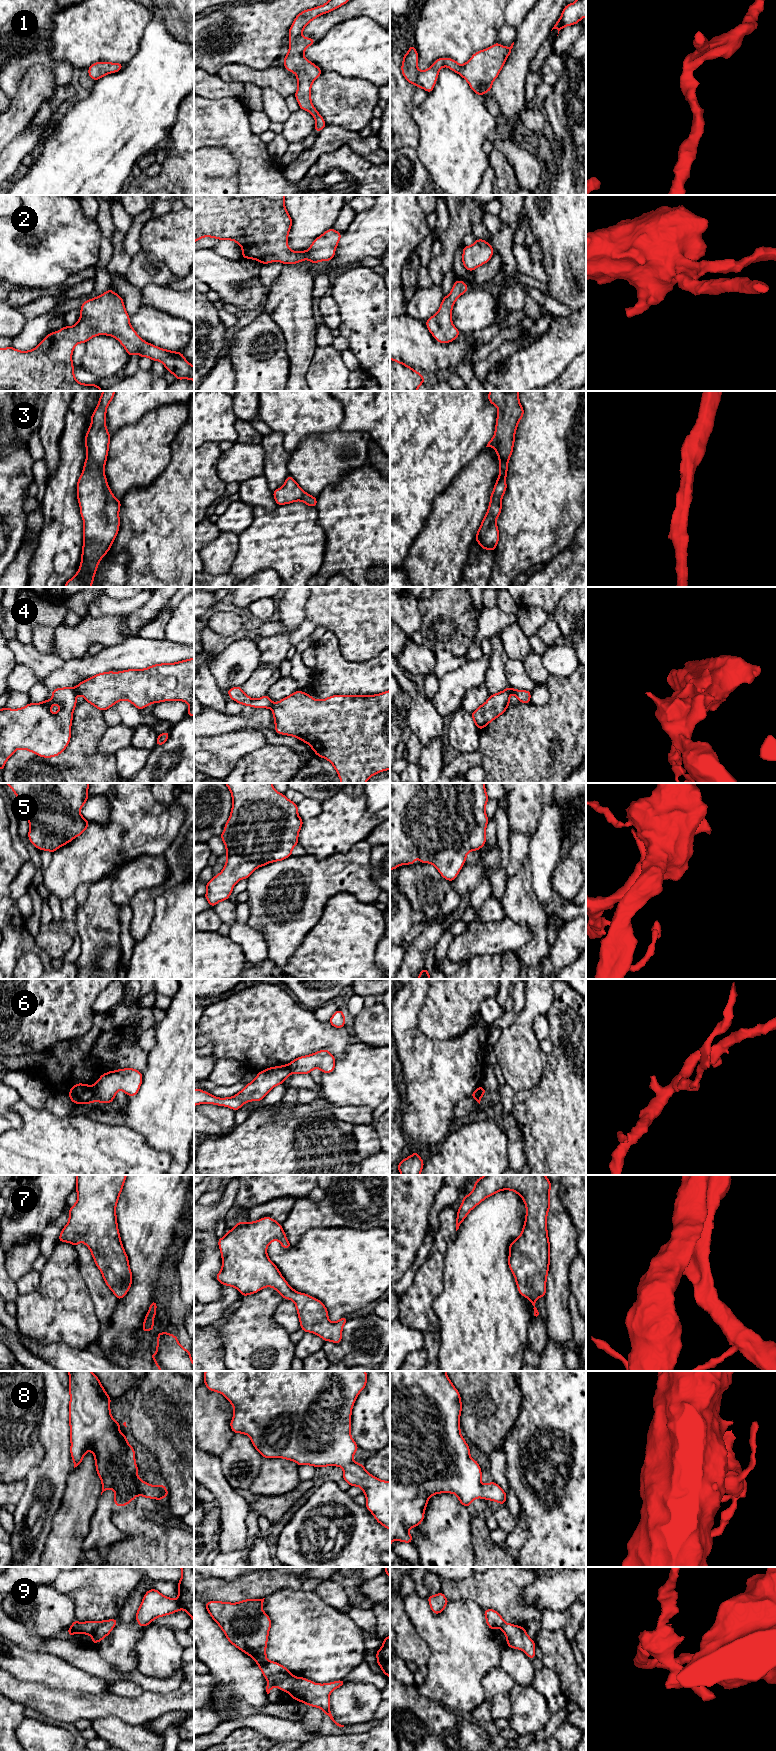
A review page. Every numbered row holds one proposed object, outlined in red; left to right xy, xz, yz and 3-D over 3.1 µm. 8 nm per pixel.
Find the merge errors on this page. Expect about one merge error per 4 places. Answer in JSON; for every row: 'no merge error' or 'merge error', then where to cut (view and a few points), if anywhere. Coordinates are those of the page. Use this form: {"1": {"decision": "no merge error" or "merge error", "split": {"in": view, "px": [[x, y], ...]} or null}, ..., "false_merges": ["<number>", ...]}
{"1": {"decision": "no merge error", "split": null}, "2": {"decision": "no merge error", "split": null}, "3": {"decision": "no merge error", "split": null}, "4": {"decision": "merge error", "split": {"in": "xy", "px": [[75, 688], [78, 694]]}}, "5": {"decision": "no merge error", "split": null}, "6": {"decision": "merge error", "split": {"in": "xy", "px": [[92, 1086], [93, 1100]]}}, "7": {"decision": "no merge error", "split": null}, "8": {"decision": "no merge error", "split": null}, "9": {"decision": "merge error", "split": {"in": "xz", "px": [[293, 1676], [287, 1679], [268, 1682]]}}, "false_merges": ["4", "6", "9"]}

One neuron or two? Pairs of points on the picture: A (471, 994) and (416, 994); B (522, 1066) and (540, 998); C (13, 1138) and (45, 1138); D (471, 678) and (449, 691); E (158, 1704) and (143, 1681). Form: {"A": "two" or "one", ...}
{"A": "two", "B": "one", "C": "one", "D": "one", "E": "two"}

